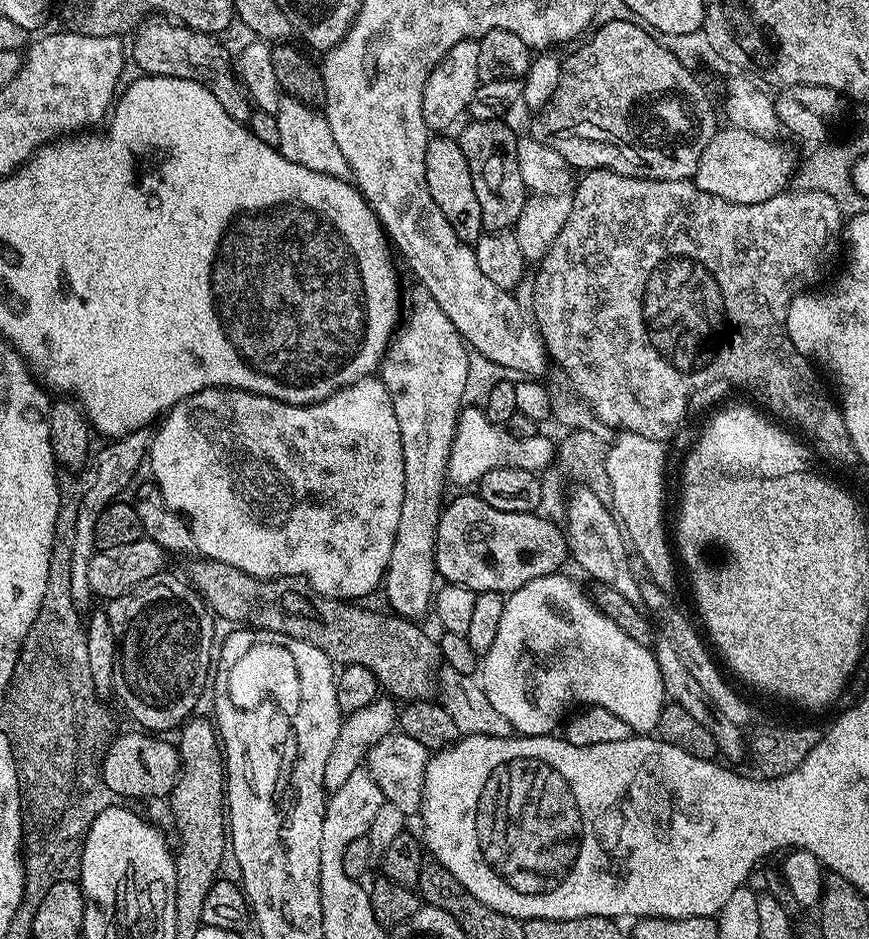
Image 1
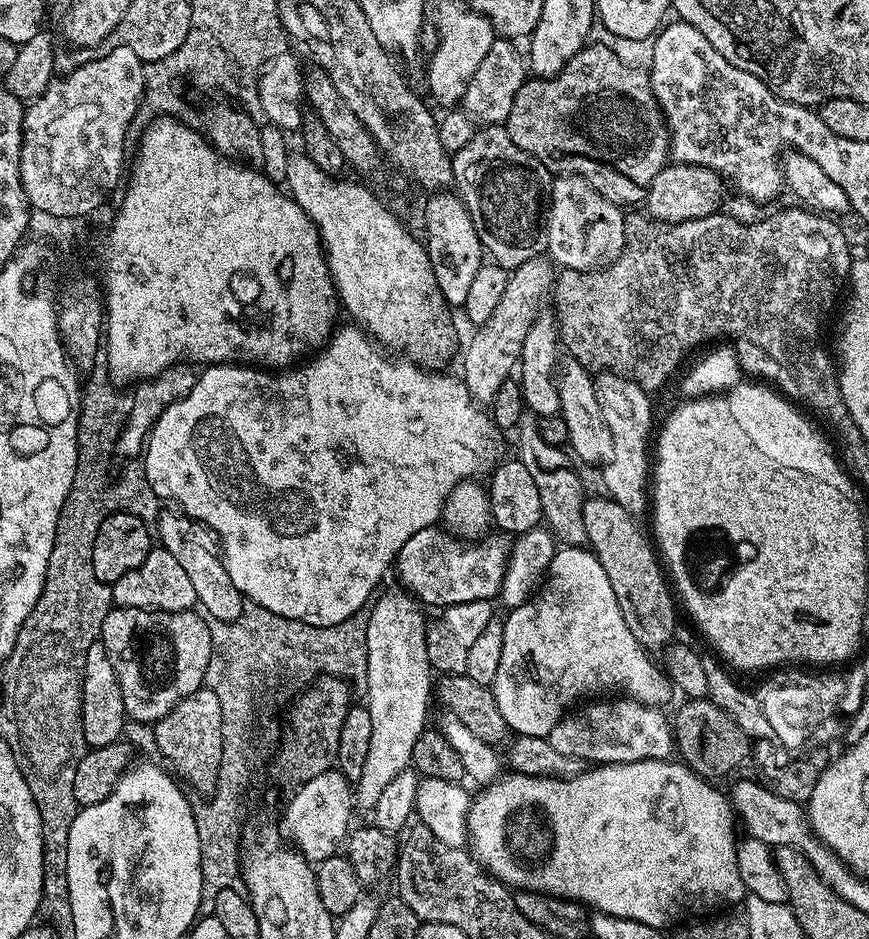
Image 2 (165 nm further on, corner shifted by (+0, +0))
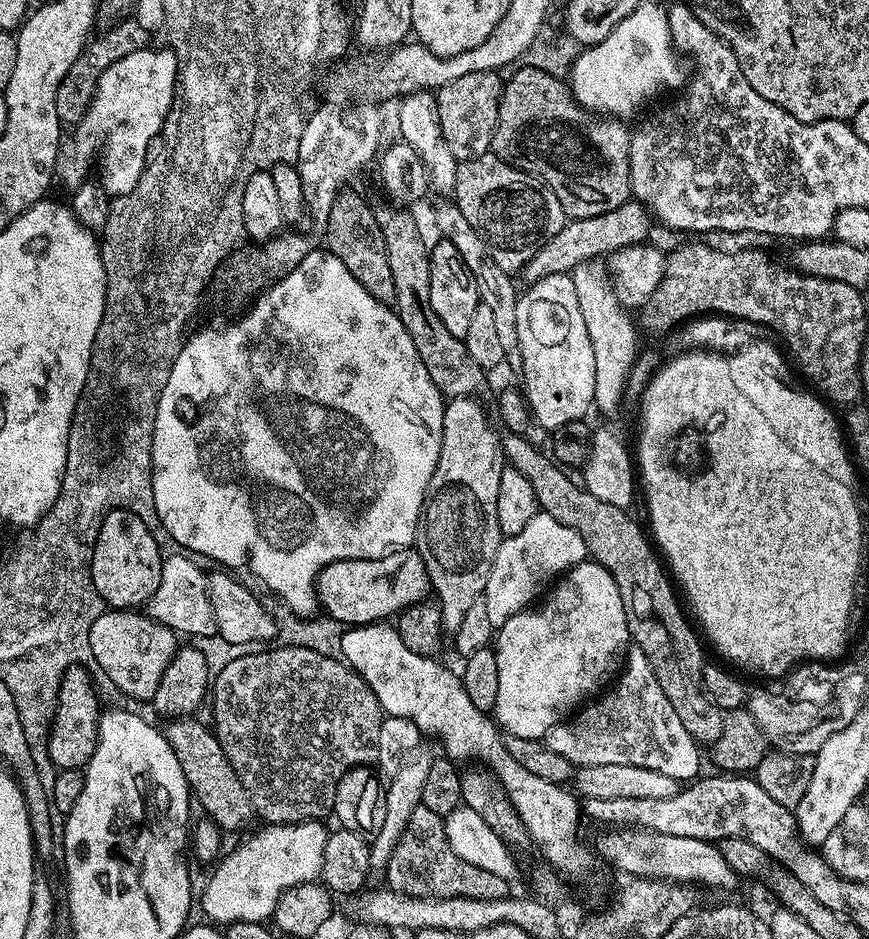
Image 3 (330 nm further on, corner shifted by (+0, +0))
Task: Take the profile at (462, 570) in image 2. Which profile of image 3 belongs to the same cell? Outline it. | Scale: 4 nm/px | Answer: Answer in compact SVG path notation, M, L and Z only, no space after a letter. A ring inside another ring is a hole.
M409 546L388 552L377 560L330 562L316 577L319 607L343 626L355 626L387 621L403 608L427 601L430 596L428 566L425 557L419 551L416 553L416 550Z

